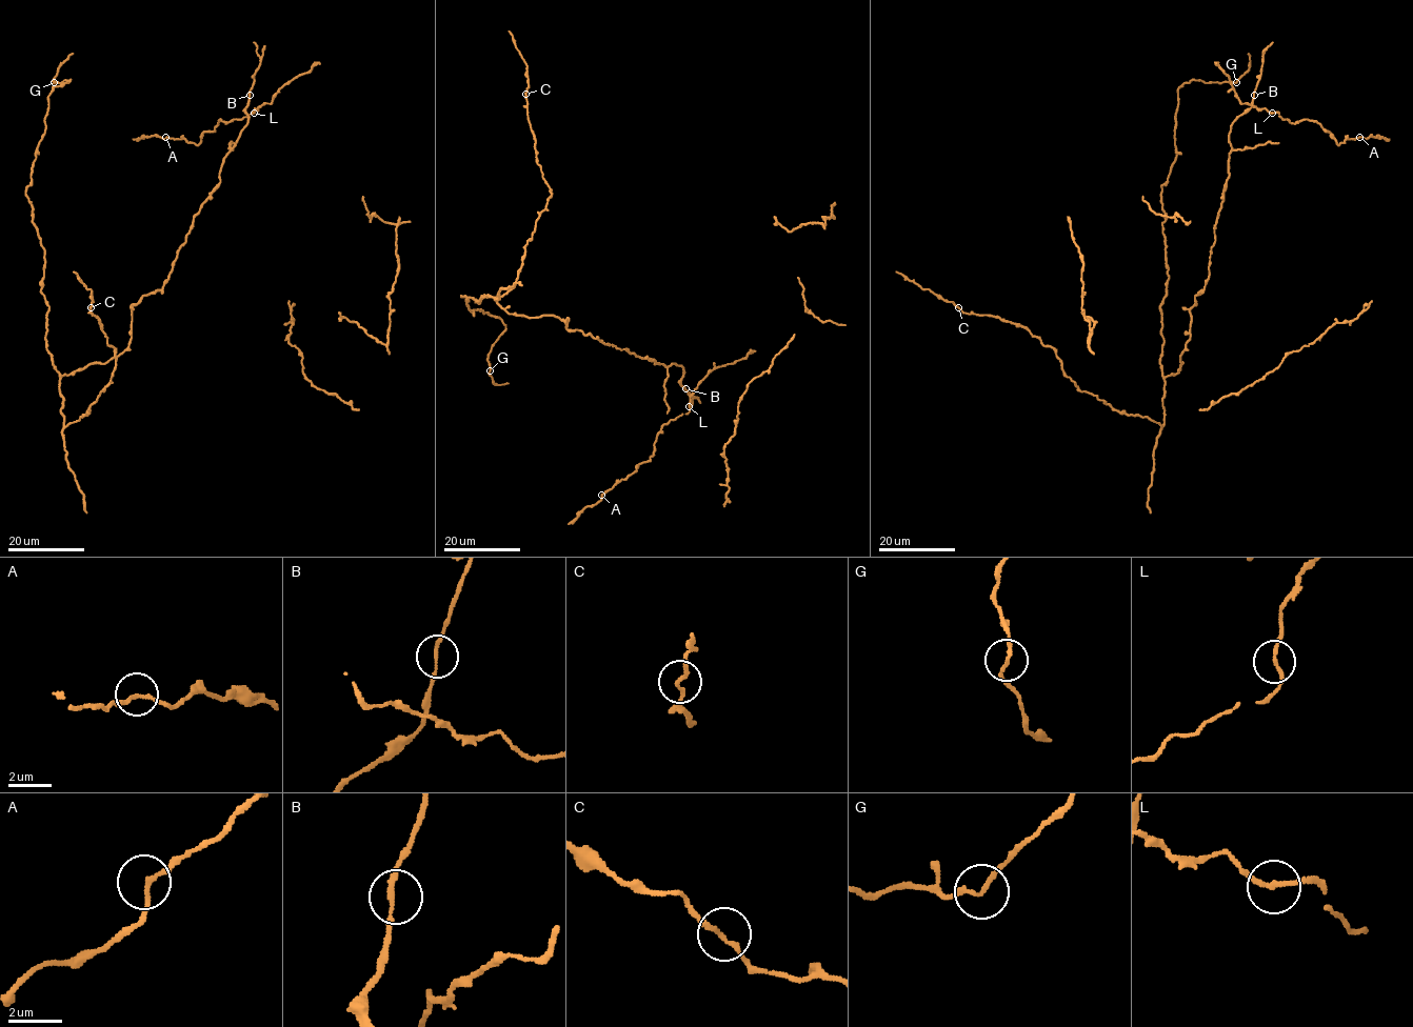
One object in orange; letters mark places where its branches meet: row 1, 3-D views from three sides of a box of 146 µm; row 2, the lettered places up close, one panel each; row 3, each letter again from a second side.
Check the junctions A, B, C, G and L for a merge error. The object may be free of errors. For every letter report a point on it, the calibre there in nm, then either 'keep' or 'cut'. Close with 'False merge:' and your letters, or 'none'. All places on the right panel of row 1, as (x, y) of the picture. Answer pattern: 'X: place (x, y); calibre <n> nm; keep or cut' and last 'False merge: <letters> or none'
A: place (1359, 137); calibre 160 nm; keep
B: place (1254, 95); calibre 160 nm; keep
C: place (958, 307); calibre 160 nm; keep
G: place (1236, 82); calibre 160 nm; keep
L: place (1272, 113); calibre 170 nm; keep
False merge: none

